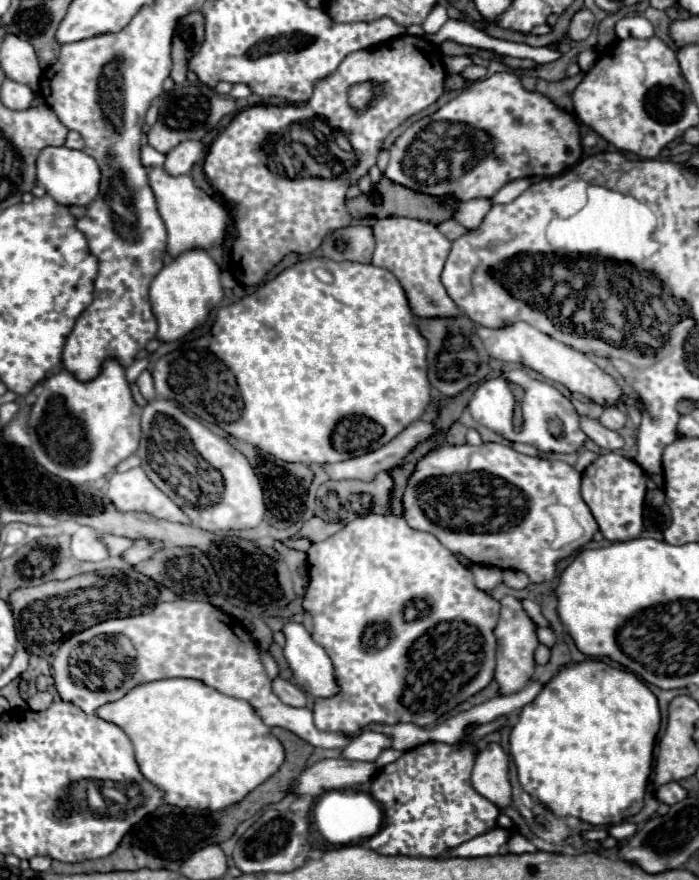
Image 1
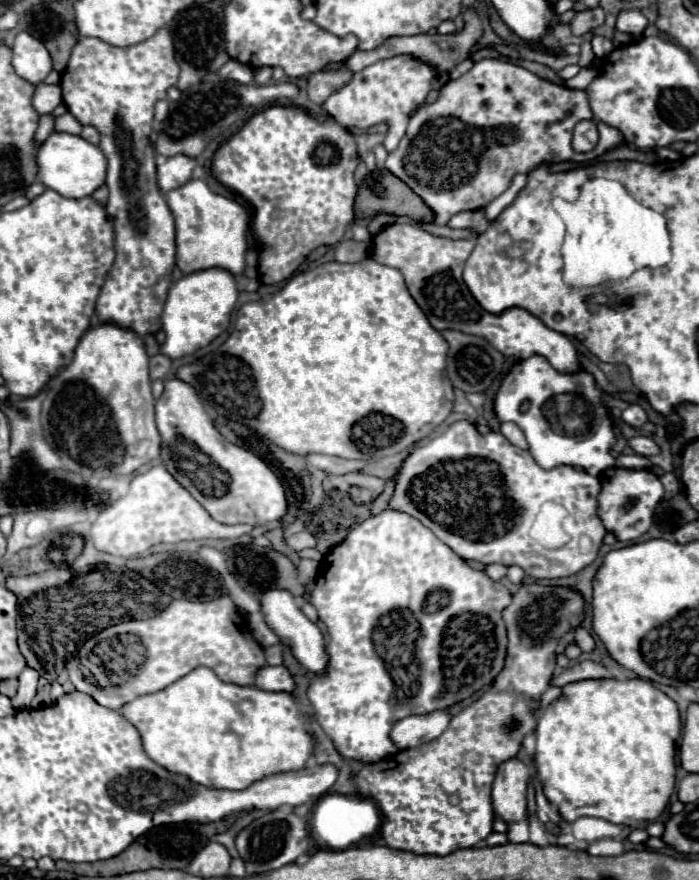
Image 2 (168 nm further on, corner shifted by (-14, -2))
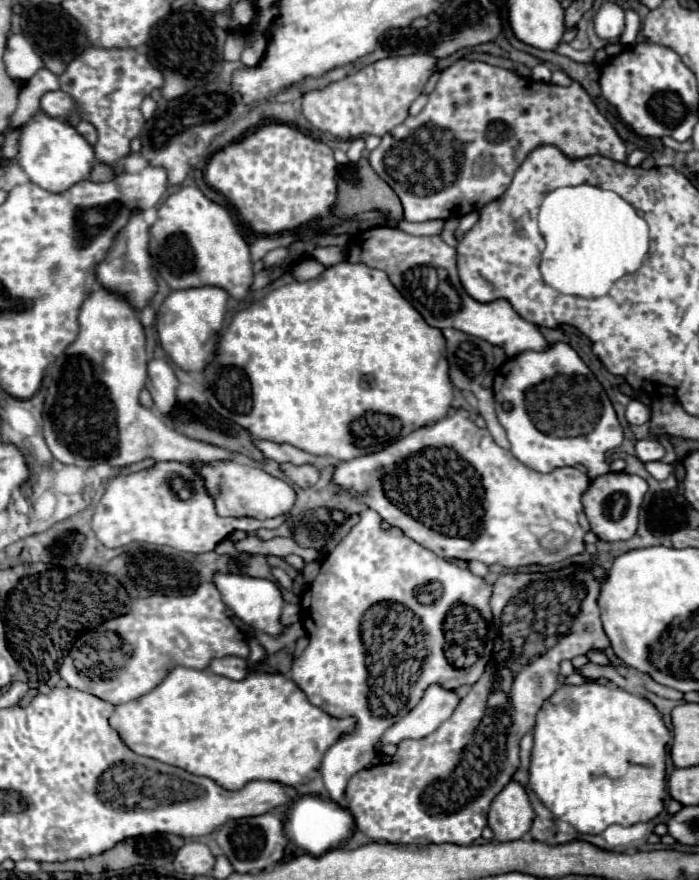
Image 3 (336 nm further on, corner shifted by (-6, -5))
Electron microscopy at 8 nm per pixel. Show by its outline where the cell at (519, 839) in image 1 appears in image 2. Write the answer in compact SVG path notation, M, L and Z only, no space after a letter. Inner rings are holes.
M512 757L504 761L492 783L494 811L508 823L510 843L528 843L528 819L526 819L526 789L528 767Z

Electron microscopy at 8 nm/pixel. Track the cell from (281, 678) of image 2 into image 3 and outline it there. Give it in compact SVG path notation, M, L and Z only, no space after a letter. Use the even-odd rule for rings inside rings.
M226 656L226 658L212 660L210 666L208 666L208 670L214 672L214 674L232 678L232 680L242 680L250 672L246 660L244 658L234 658L234 656Z

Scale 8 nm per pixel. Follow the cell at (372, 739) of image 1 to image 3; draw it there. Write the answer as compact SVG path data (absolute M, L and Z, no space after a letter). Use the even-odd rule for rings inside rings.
M430 684L422 700L402 720L386 730L380 744L398 744L406 738L424 738L426 734L432 734L452 716L458 702L460 698L456 690L446 690L440 684Z

